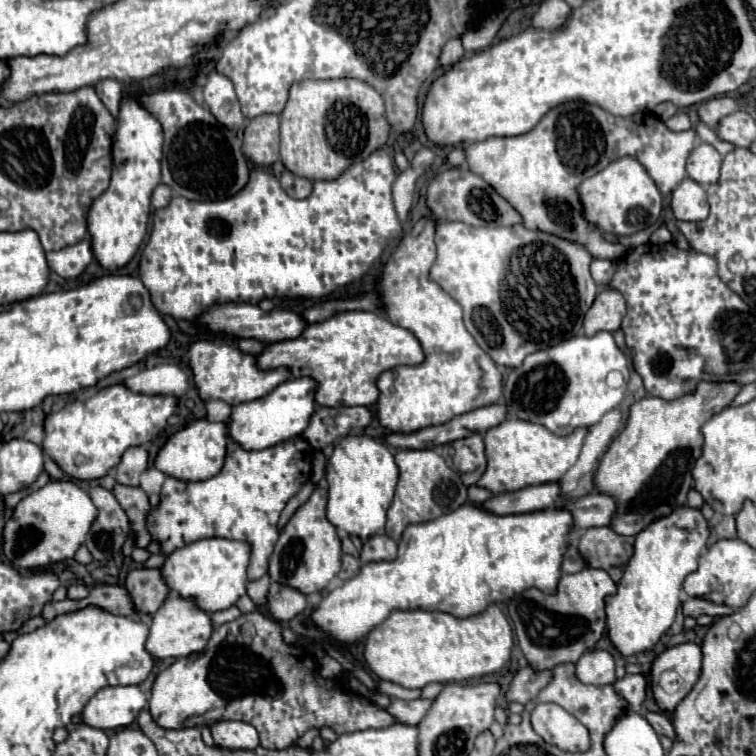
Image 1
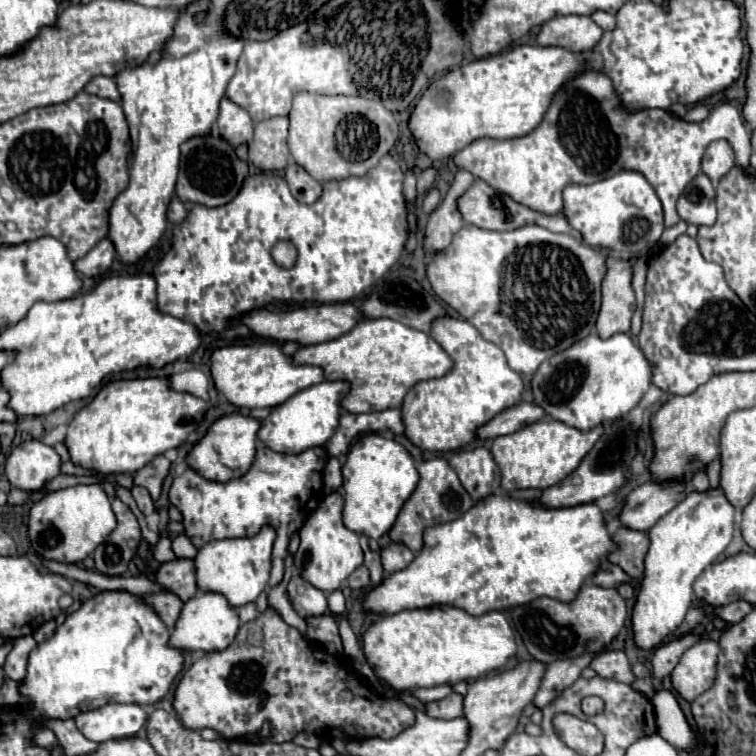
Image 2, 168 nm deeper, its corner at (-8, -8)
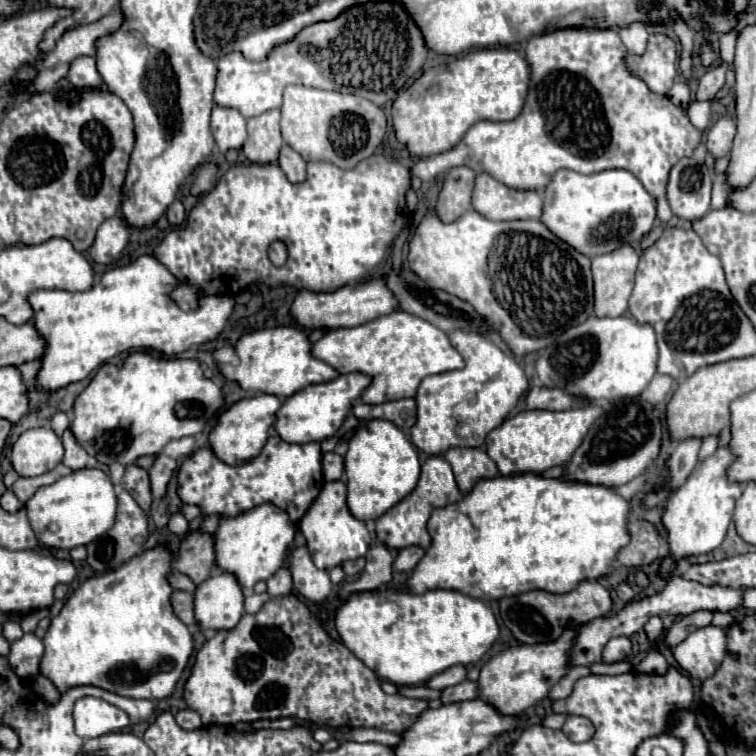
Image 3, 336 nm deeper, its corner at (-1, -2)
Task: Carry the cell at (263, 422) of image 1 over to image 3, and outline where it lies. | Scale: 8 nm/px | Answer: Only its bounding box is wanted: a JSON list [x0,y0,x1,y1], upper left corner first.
[275,373,371,443]

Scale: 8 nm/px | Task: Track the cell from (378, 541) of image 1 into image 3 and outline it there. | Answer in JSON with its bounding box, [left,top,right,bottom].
[393,547,425,571]

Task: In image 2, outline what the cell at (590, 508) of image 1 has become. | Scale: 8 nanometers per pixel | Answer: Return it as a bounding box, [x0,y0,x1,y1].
[618,481,684,531]

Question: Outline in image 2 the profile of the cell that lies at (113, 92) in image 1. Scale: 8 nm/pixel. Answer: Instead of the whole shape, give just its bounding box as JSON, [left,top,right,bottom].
[86,77,120,101]

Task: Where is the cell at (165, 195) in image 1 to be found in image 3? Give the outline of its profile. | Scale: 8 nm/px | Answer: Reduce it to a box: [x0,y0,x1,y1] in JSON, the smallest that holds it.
[167,199,185,225]

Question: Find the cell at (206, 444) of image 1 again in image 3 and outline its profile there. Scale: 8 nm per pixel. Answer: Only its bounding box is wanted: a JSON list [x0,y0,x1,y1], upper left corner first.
[209,395,281,465]

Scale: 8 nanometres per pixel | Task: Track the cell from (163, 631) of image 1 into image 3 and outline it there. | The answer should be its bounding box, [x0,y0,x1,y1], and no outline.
[195,573,243,629]

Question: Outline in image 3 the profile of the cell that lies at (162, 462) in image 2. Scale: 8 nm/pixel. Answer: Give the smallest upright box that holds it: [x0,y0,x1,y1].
[149,455,177,499]

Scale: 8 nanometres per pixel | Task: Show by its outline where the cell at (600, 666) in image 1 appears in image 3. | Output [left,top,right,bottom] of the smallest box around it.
[603,637,631,663]

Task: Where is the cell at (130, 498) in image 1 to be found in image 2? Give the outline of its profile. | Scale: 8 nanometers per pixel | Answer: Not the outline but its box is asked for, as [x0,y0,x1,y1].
[132,487,154,515]

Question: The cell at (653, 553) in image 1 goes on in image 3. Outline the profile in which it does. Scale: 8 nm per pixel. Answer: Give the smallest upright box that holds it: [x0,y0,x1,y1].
[661,445,741,577]

